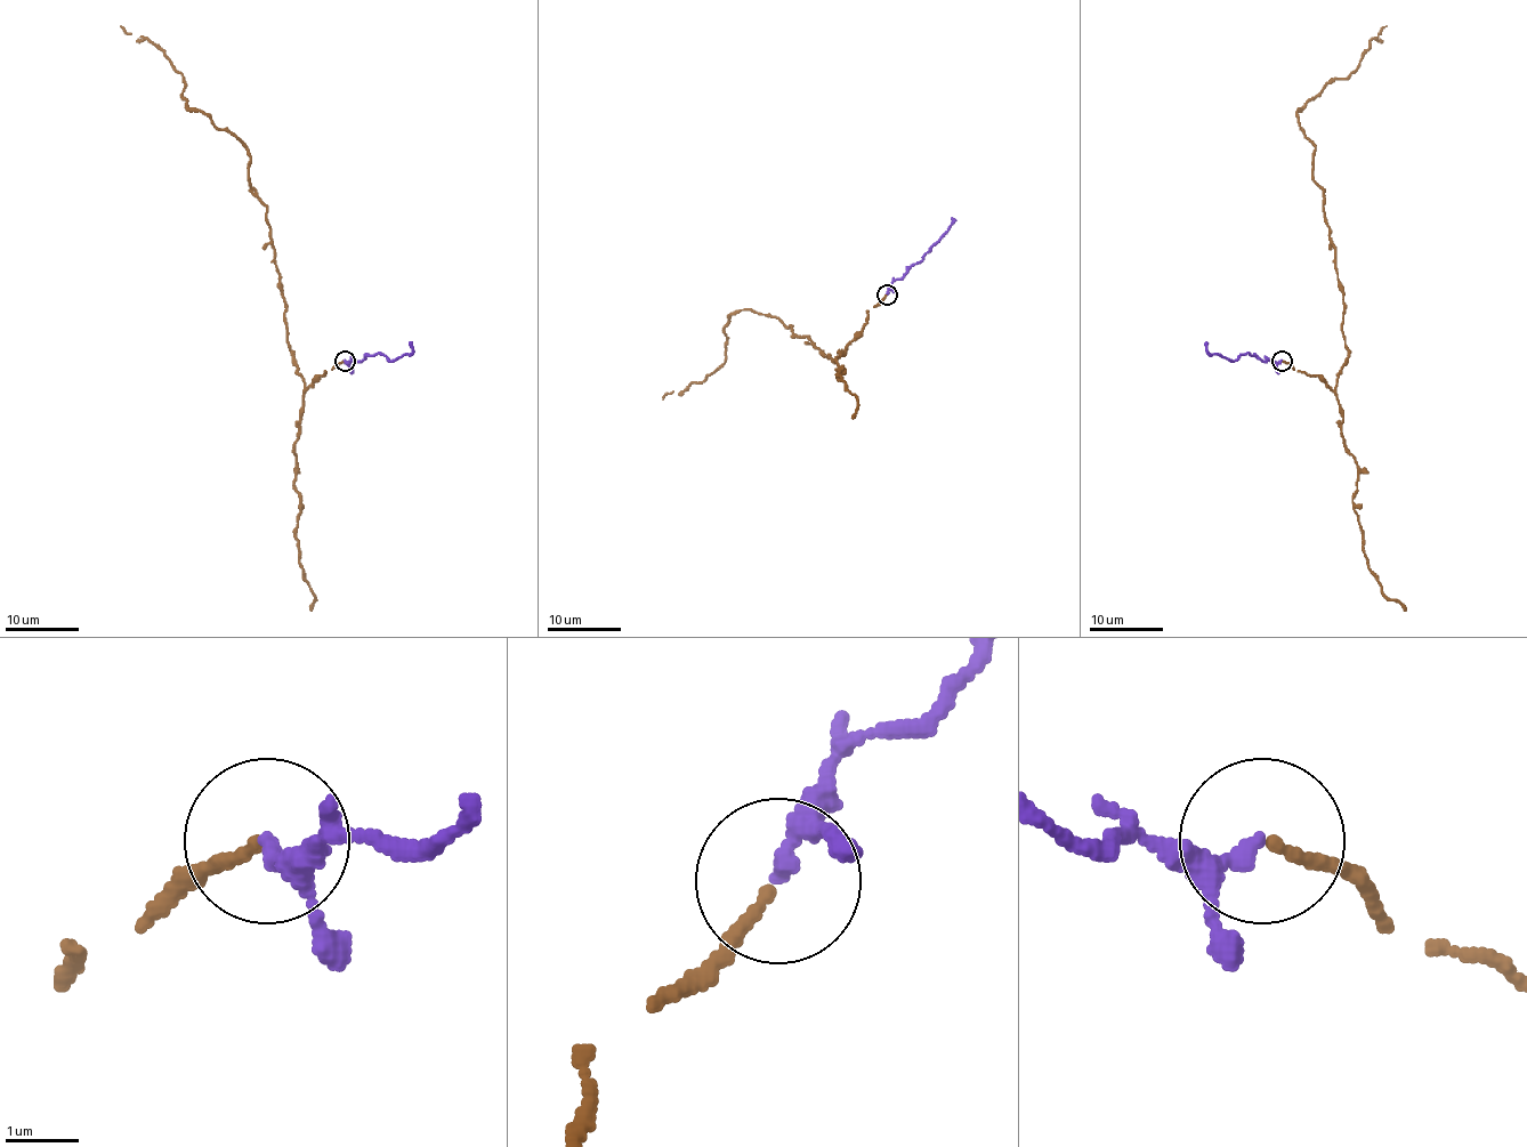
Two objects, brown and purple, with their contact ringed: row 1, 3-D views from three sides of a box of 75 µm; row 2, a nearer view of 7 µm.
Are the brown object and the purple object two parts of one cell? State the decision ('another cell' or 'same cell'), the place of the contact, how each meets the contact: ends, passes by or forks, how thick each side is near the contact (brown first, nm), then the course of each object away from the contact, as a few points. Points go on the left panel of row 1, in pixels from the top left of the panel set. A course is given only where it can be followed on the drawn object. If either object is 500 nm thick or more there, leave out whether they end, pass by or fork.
same cell; place (345, 361); brown ends; purple passes by; calibres 160 and 180 nm; course brown (344, 360), (305, 387), (249, 152), (188, 107), (183, 77), (159, 48), (120, 26); course purple (345, 360), (378, 353), (387, 360), (395, 360), (411, 350), (410, 341)

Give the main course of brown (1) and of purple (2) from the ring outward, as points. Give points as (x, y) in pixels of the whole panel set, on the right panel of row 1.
1: (1282, 360), (1335, 387), (1348, 356), (1315, 146), (1297, 116), (1387, 26)
2: (1282, 360), (1270, 362), (1249, 353), (1228, 360), (1208, 350), (1206, 341)

